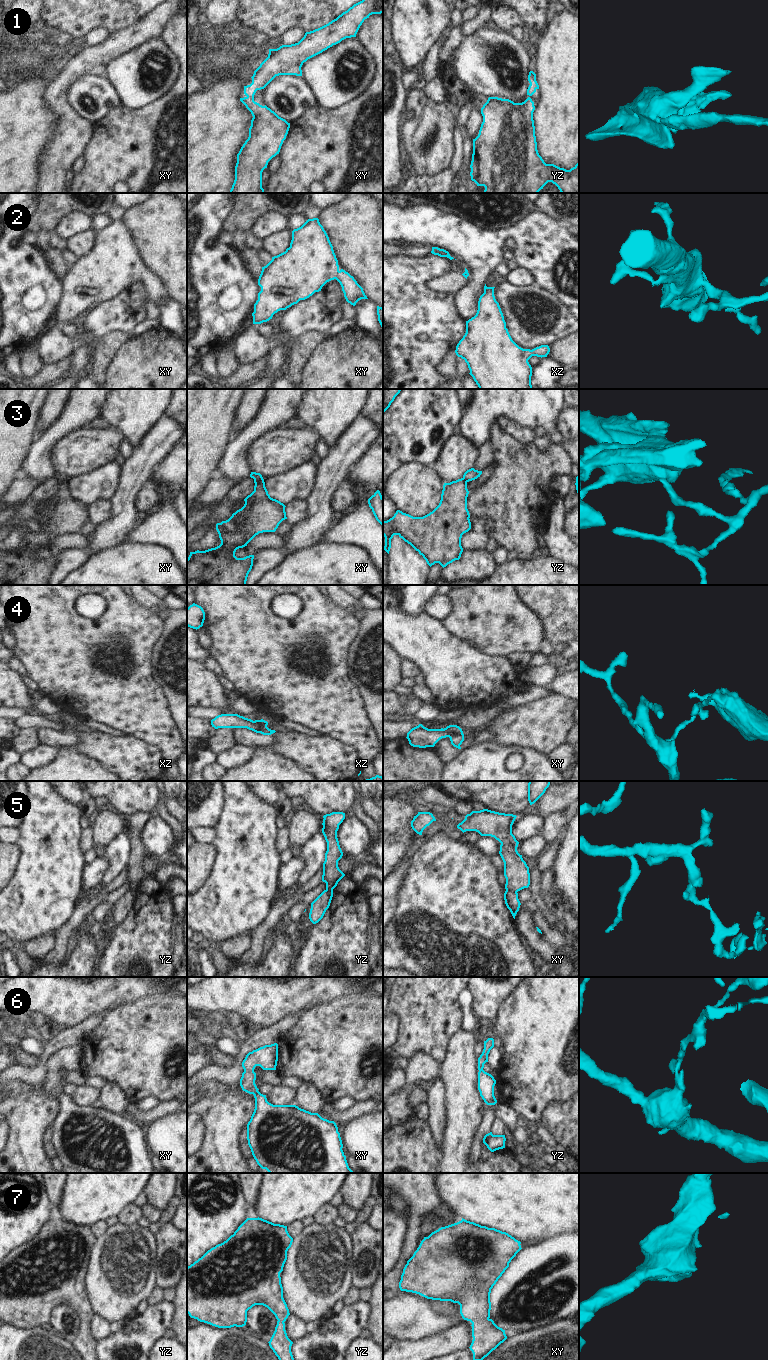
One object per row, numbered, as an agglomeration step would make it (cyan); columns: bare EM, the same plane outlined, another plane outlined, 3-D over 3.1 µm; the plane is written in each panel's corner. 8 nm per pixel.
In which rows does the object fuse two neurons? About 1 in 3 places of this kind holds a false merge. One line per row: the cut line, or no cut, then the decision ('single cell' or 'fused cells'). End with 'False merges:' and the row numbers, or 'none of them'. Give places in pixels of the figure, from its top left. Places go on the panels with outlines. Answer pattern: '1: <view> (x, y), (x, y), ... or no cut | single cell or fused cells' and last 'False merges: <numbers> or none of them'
1: no cut | single cell
2: no cut | single cell
3: xy (262, 478), (254, 480) | fused cells
4: xy (462, 733), (453, 733), (449, 737) | fused cells
5: xy (506, 889), (516, 892) | fused cells
6: no cut | single cell
7: no cut | single cell
False merges: 3, 4, 5

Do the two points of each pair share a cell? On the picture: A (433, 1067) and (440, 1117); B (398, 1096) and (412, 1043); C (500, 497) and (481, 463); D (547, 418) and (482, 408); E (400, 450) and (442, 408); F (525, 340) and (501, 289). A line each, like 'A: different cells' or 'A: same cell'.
A: different cells
B: different cells
C: different cells
D: same cell
E: same cell
F: same cell

